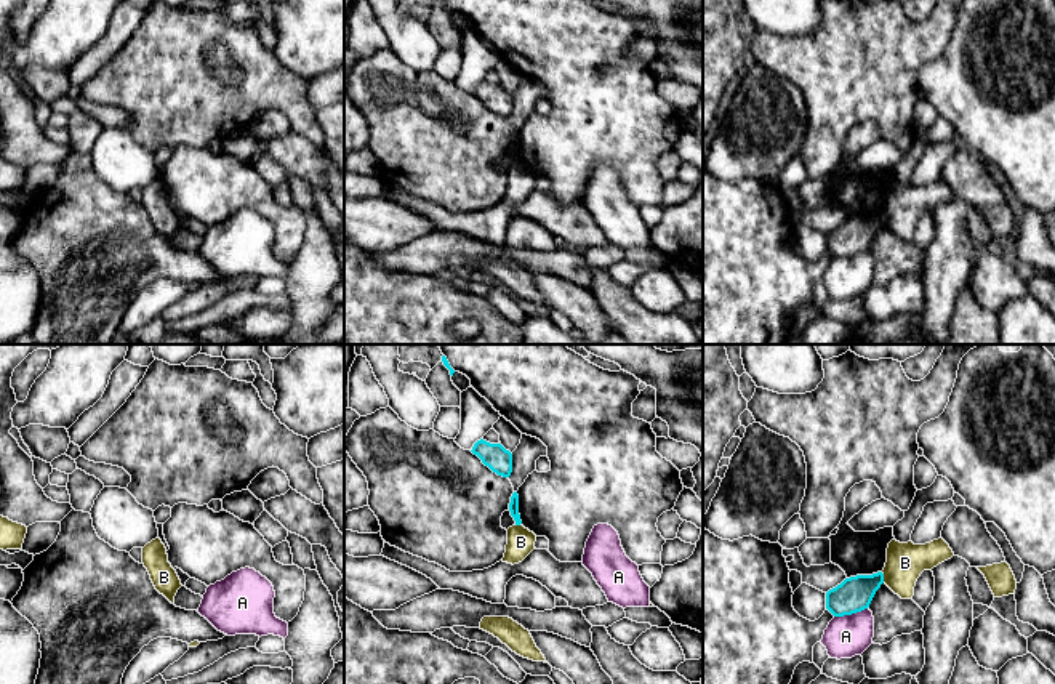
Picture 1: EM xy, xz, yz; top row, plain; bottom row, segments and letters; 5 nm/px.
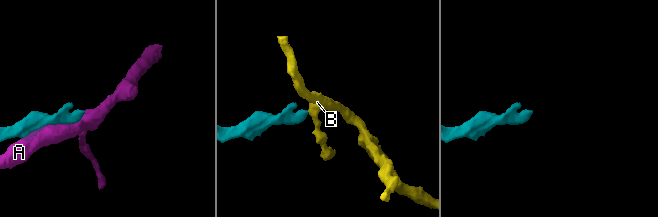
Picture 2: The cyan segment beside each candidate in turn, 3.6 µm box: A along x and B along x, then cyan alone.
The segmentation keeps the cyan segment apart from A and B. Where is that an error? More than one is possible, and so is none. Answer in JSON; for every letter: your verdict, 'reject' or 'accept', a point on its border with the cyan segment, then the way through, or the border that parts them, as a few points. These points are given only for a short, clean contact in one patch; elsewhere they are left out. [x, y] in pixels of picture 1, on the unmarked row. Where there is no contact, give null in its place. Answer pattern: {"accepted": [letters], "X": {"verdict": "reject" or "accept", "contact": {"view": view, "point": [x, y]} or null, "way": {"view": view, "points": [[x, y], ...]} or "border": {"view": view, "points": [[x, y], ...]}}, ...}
{"accepted": [], "A": {"verdict": "reject", "contact": {"view": "yz", "point": [850, 255]}}, "B": {"verdict": "reject", "contact": {"view": "yz", "point": [882, 218]}, "border": {"view": "yz", "points": [[881, 213], [884, 223]]}}}

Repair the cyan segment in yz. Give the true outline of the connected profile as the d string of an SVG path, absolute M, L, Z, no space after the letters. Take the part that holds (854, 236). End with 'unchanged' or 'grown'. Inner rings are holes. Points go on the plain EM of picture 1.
M882 213L845 219L840 226L826 234L826 250L834 258L861 253L869 248L882 224Z | unchanged

